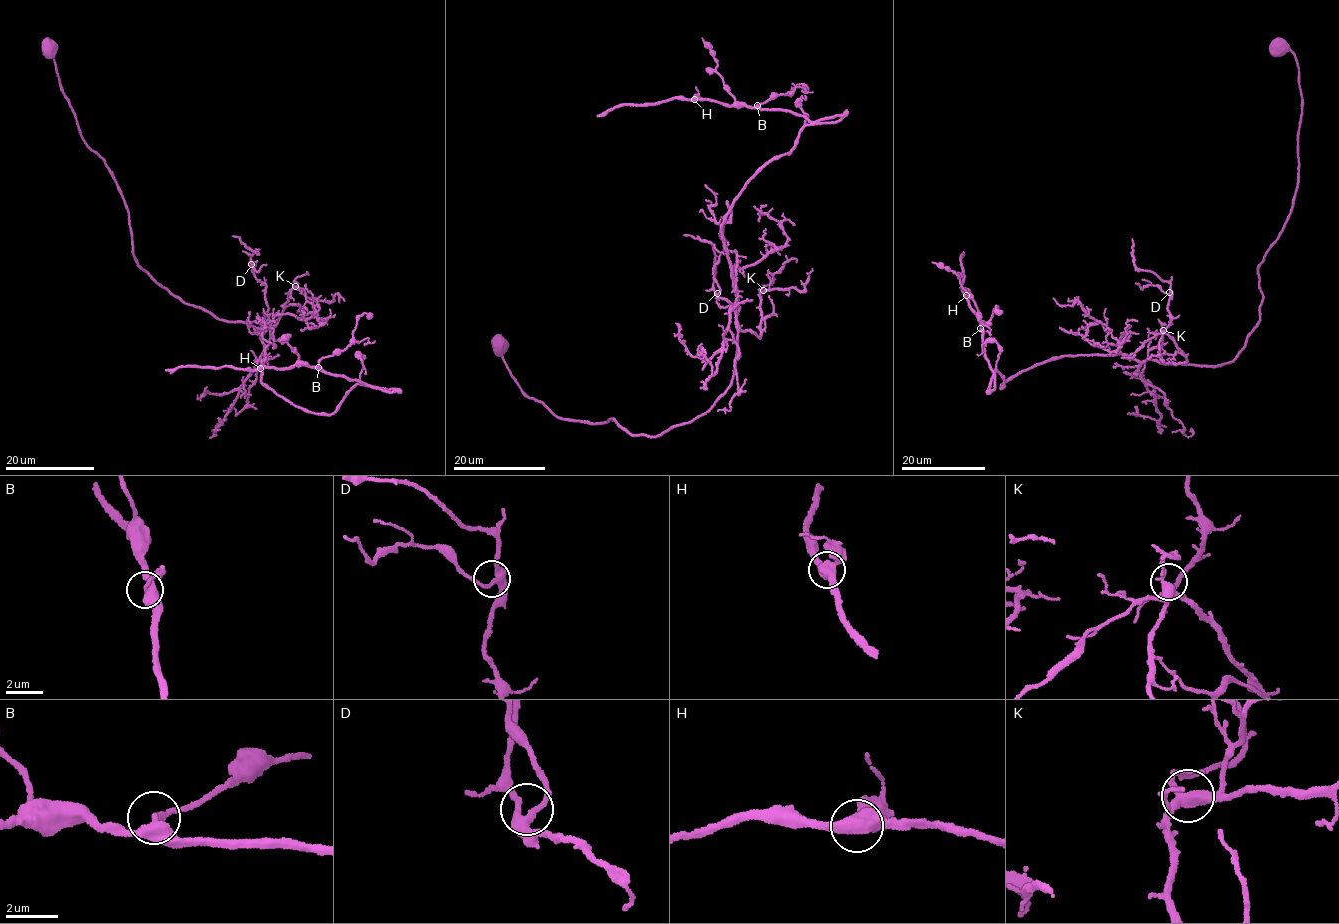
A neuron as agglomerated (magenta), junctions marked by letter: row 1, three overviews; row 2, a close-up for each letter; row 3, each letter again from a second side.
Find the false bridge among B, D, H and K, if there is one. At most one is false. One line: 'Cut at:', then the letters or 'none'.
Cut at: none

